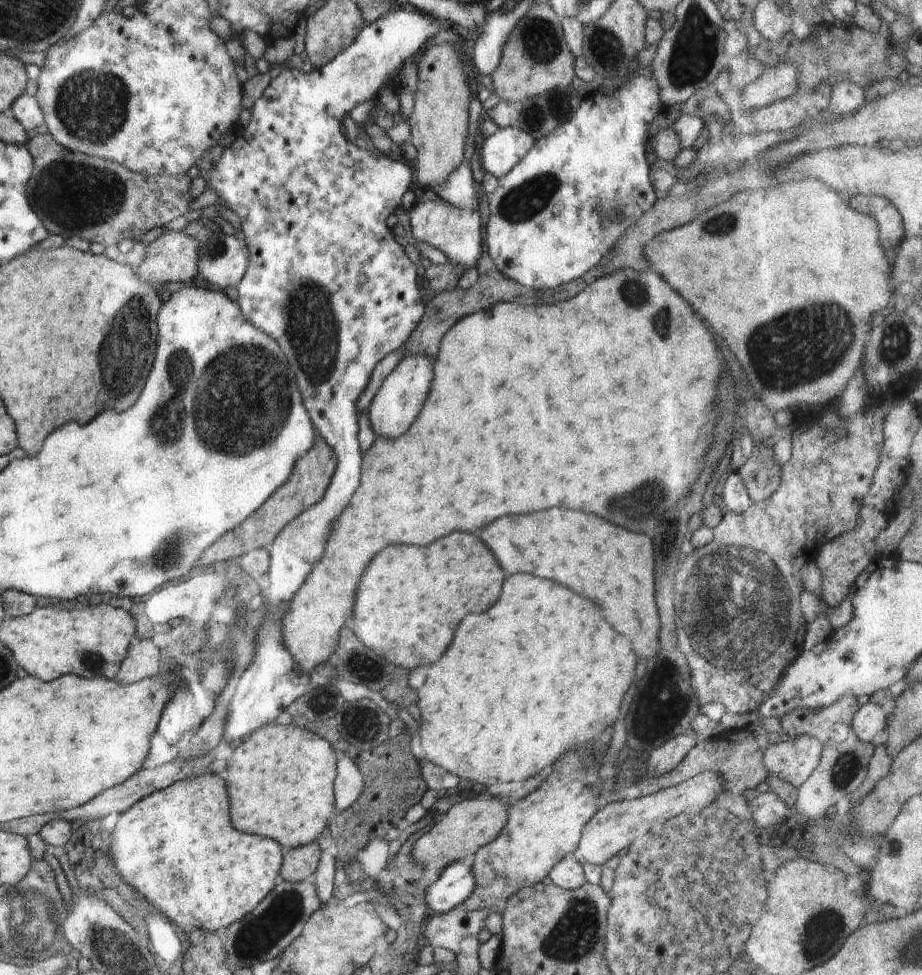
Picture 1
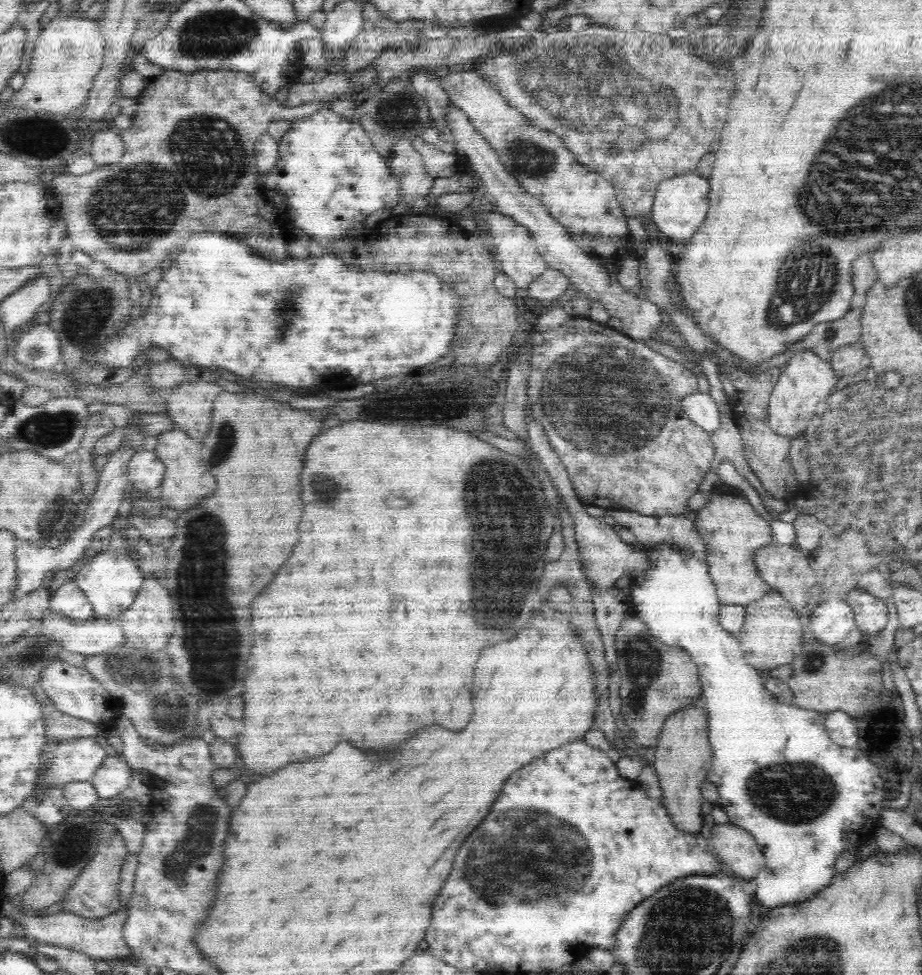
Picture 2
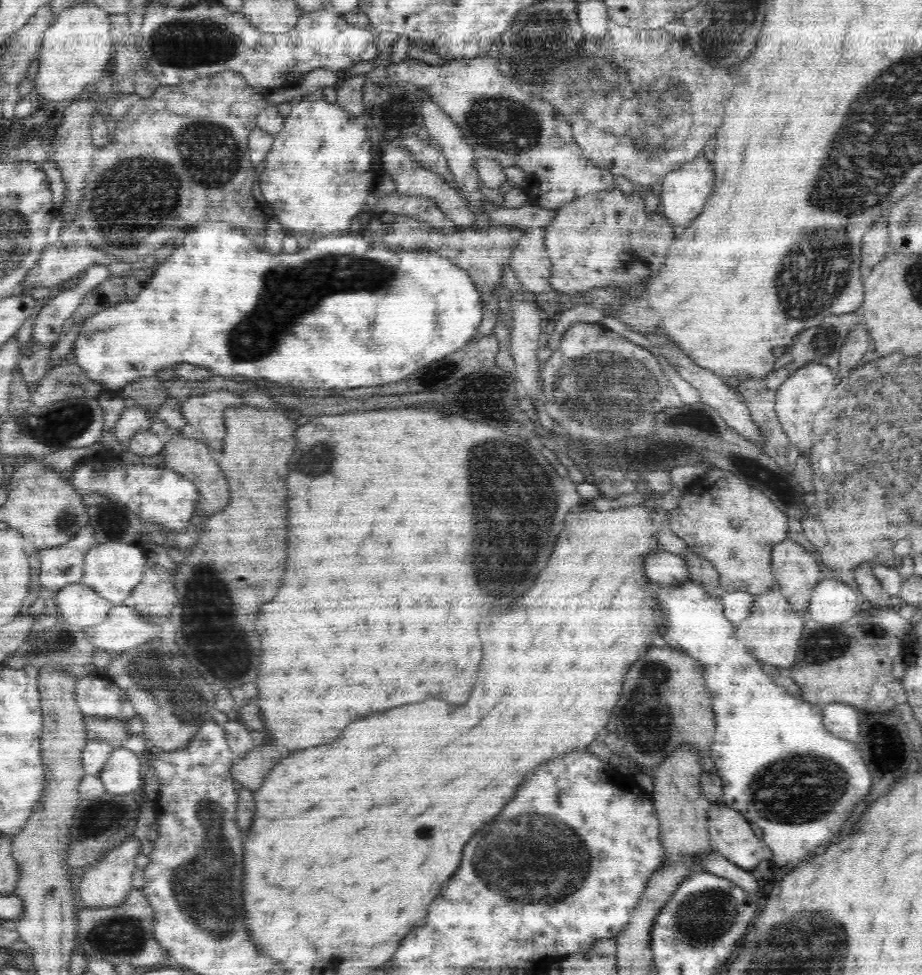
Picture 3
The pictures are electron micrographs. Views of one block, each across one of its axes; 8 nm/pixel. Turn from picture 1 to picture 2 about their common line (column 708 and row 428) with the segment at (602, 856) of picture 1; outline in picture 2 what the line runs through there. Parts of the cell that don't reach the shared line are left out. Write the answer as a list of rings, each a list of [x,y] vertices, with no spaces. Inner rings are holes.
[[[801,350],[782,367],[782,372],[769,396],[768,425],[779,435],[788,438],[804,433],[806,425],[816,414],[819,404],[835,392],[839,377],[829,361],[816,356],[811,350]]]

